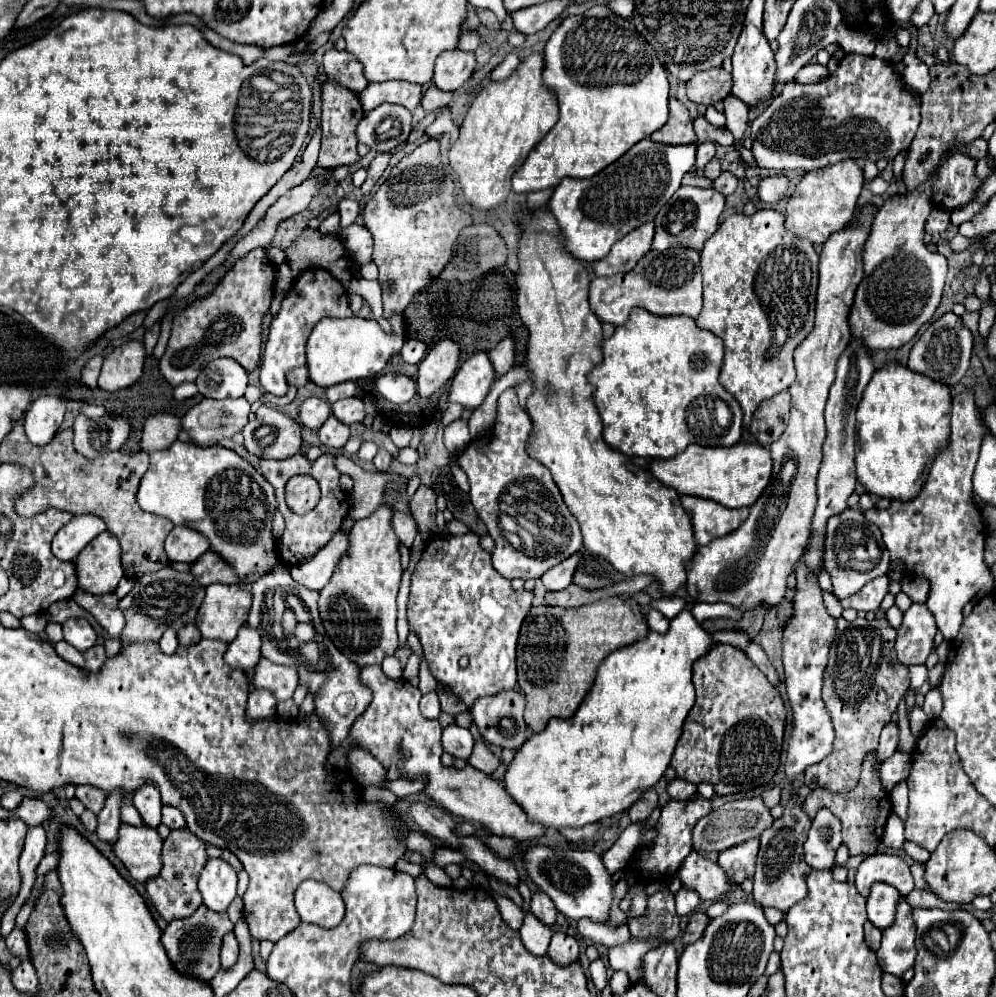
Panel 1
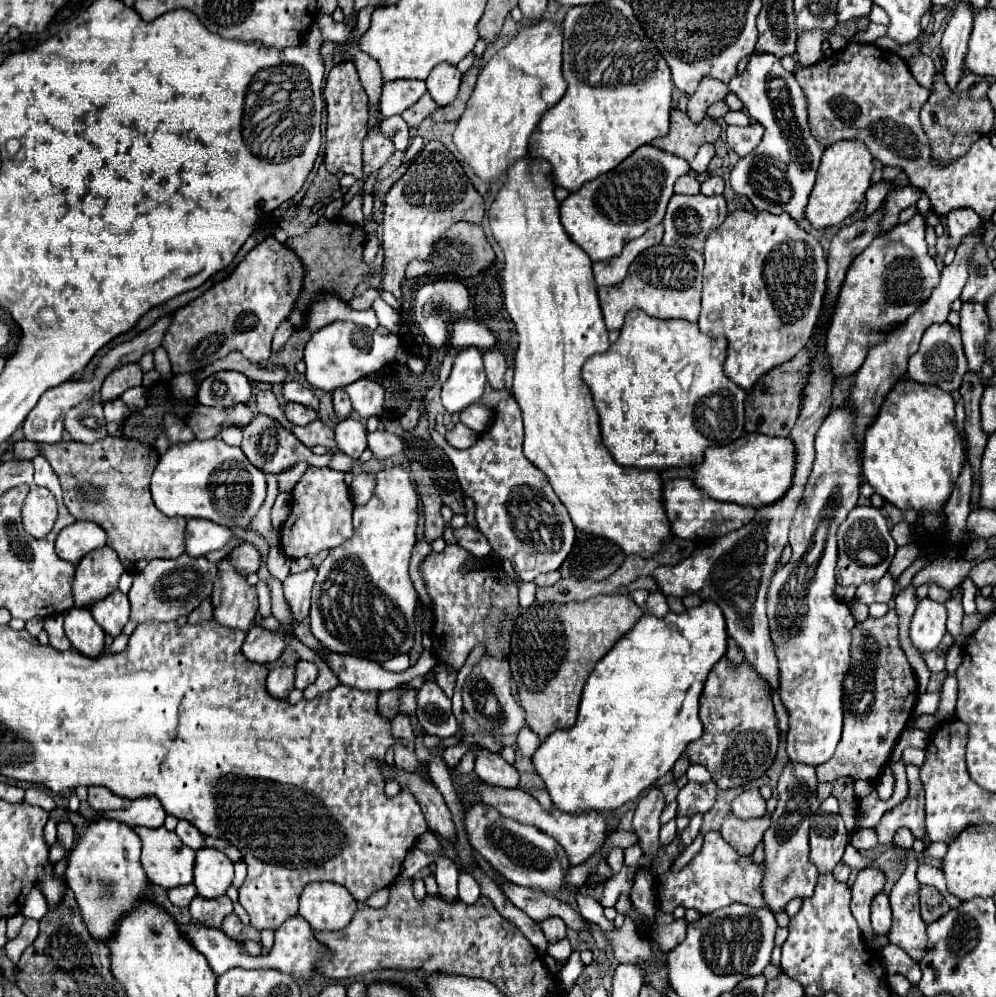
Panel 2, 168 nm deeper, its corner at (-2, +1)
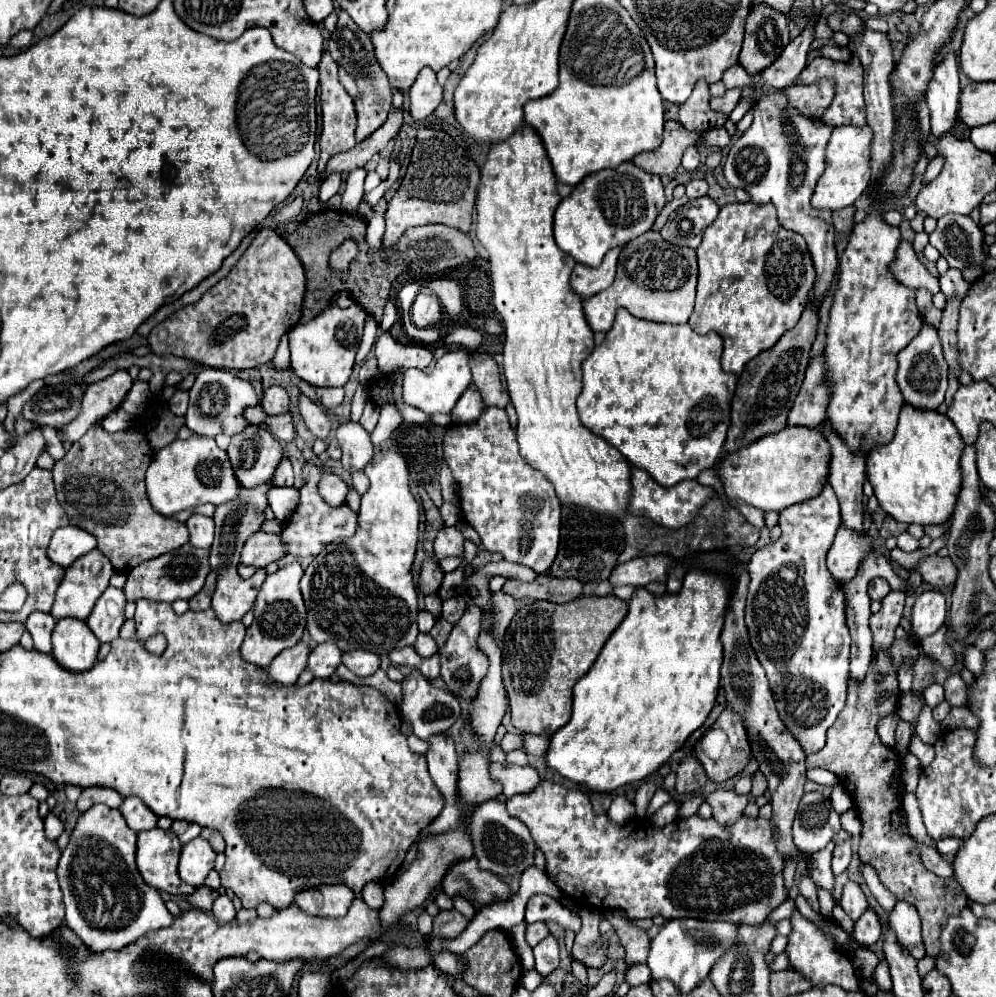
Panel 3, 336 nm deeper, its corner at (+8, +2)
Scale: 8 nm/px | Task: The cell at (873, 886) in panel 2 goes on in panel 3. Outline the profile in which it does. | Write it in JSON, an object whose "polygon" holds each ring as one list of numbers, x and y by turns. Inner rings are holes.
{"polygon":[[848,881,848,883,844,885,844,893,842,893,842,899,840,899,840,907,842,907,854,921,864,913,864,909,868,907,868,901,858,883]]}

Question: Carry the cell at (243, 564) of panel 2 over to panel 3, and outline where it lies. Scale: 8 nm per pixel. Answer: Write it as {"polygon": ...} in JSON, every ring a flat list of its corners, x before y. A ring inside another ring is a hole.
{"polygon":[[258,531,244,543,240,563,252,567,266,567,268,563,280,561,282,557,284,557,284,547,280,547,280,537]]}

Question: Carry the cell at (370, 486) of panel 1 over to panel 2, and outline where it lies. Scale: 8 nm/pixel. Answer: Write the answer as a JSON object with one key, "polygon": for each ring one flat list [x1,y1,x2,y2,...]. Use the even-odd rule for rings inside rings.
{"polygon":[[264,414,256,416,256,418,244,428,244,440,242,440,242,446,240,446,240,448,242,448,242,452,246,454,246,458,248,458,258,470,262,470,262,472,266,472,266,474,280,474,280,472,284,472,286,468,294,466,294,464,300,462,300,460,306,460,306,462,312,466,326,467,331,460,331,455,329,454,332,454,331,452,327,452,321,456,312,454,312,450,306,448,302,442,298,442,290,430,282,428,276,420,264,416]]}

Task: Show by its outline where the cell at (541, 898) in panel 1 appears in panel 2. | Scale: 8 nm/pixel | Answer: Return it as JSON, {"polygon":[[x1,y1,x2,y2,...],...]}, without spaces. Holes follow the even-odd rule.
{"polygon":[[550,918,550,920,544,920,540,924,544,936,548,942,558,942,562,938,566,938,566,924,560,920,560,918]]}

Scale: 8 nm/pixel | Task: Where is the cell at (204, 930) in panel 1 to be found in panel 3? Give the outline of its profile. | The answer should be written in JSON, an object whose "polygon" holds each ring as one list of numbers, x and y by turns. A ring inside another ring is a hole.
{"polygon":[[202,885,202,887,198,887,192,895,188,895,188,903,190,903,190,907,194,907,194,909,210,911,212,905,214,905,214,901,216,901,216,897,218,897,218,891]]}

